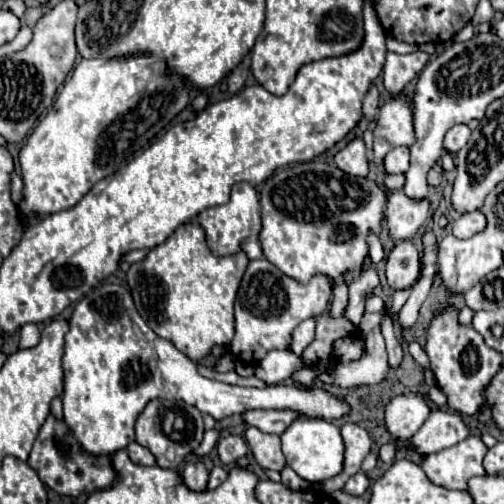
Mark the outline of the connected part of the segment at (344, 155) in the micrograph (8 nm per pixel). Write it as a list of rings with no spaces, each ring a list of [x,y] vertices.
[[[353,138],[345,148],[335,154],[335,164],[353,176],[367,176],[369,162],[365,156],[365,144],[361,138]]]

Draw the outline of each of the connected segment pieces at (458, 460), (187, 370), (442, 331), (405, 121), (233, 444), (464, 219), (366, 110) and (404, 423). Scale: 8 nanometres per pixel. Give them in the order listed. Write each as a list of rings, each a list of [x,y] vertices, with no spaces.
[[[469,436],[463,442],[423,458],[423,470],[433,484],[443,484],[451,490],[467,490],[467,482],[473,476],[483,476],[483,458],[487,446],[479,436]]]
[[[119,284],[95,286],[83,300],[75,304],[69,324],[71,328],[65,334],[65,354],[63,354],[63,372],[65,372],[63,398],[61,398],[63,422],[69,426],[69,430],[81,444],[83,452],[89,456],[111,456],[117,450],[127,448],[127,444],[135,440],[133,426],[137,416],[153,398],[183,400],[191,406],[197,406],[203,414],[211,414],[215,420],[221,420],[233,414],[243,414],[255,408],[293,410],[307,418],[325,418],[325,420],[337,420],[351,412],[351,406],[343,398],[337,398],[333,392],[317,386],[301,388],[301,386],[275,384],[265,388],[247,388],[247,386],[231,386],[231,384],[201,376],[193,360],[189,360],[183,352],[179,352],[169,340],[155,336],[147,328],[147,324],[141,320],[141,316],[135,310],[129,290]]]
[[[449,306],[433,320],[427,332],[425,352],[431,360],[431,370],[435,374],[437,386],[447,396],[449,410],[461,416],[475,416],[477,410],[485,404],[485,388],[503,366],[503,356],[499,356],[499,352],[495,352],[493,348],[487,348],[487,344],[483,344],[483,338],[471,326],[461,326],[457,322],[457,310],[453,306]]]
[[[391,98],[379,108],[373,130],[373,162],[383,164],[385,154],[397,146],[411,146],[415,142],[411,104],[409,100]]]
[[[225,436],[217,442],[217,452],[219,452],[219,460],[223,462],[223,466],[233,466],[237,458],[247,454],[247,444],[241,436]]]
[[[471,212],[471,214],[463,214],[455,220],[453,224],[453,234],[457,238],[471,238],[473,234],[481,232],[487,226],[487,220],[481,212]]]
[[[371,84],[371,88],[365,94],[365,100],[363,100],[363,114],[369,120],[373,120],[377,114],[377,108],[379,108],[379,92],[377,92],[377,86]]]
[[[421,394],[395,396],[385,410],[385,428],[391,440],[409,440],[431,414],[429,402]]]

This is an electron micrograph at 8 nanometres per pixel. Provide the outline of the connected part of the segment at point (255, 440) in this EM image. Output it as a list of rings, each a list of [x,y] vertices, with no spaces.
[[[251,426],[251,428],[247,428],[245,438],[247,438],[247,444],[249,444],[253,456],[255,456],[255,462],[261,468],[277,470],[277,472],[283,470],[285,458],[283,458],[281,440],[277,434],[265,434],[265,432],[259,432],[257,428]]]

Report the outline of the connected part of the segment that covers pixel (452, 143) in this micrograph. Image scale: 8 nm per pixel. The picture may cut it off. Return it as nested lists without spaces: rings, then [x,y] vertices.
[[[457,124],[445,134],[445,150],[457,152],[469,142],[469,138],[471,138],[471,128],[467,124]]]

